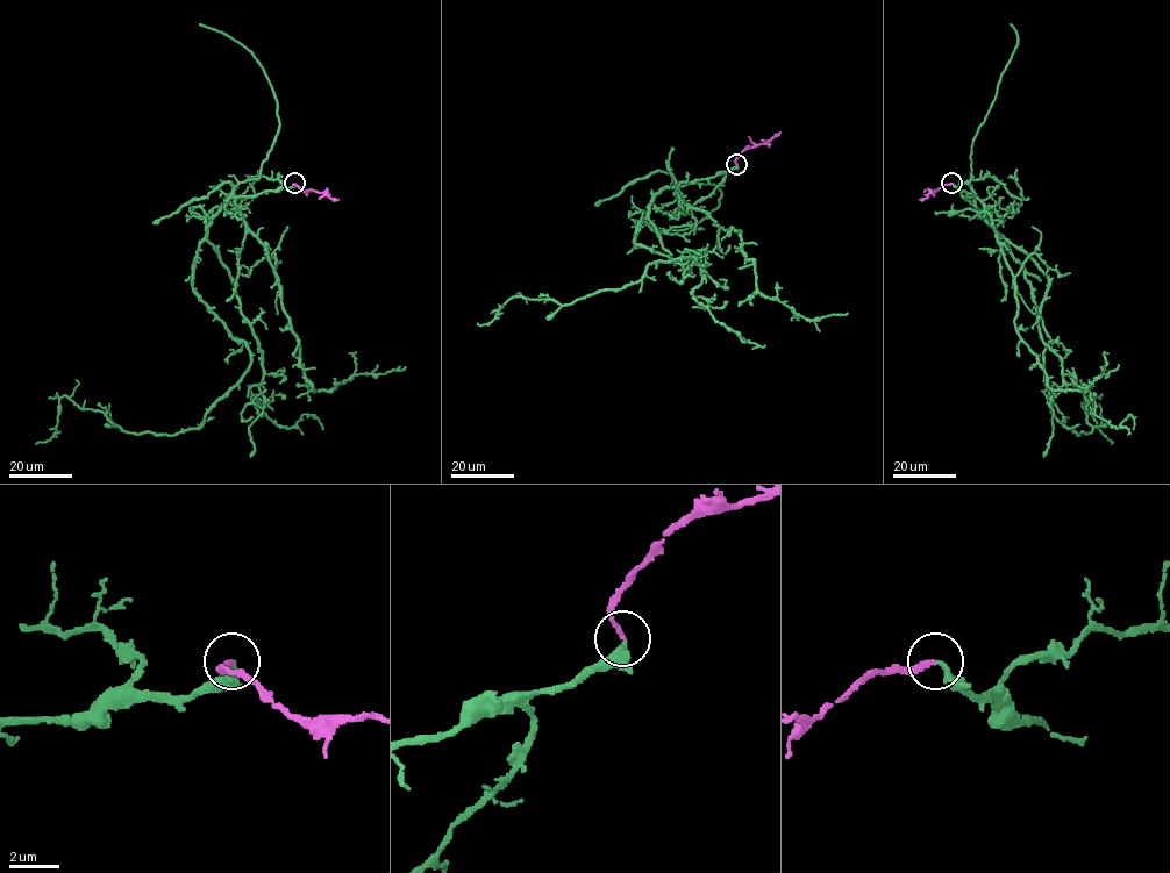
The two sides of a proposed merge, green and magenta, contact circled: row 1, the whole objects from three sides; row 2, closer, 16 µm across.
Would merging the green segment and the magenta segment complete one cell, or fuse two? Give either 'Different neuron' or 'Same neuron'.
Same neuron

